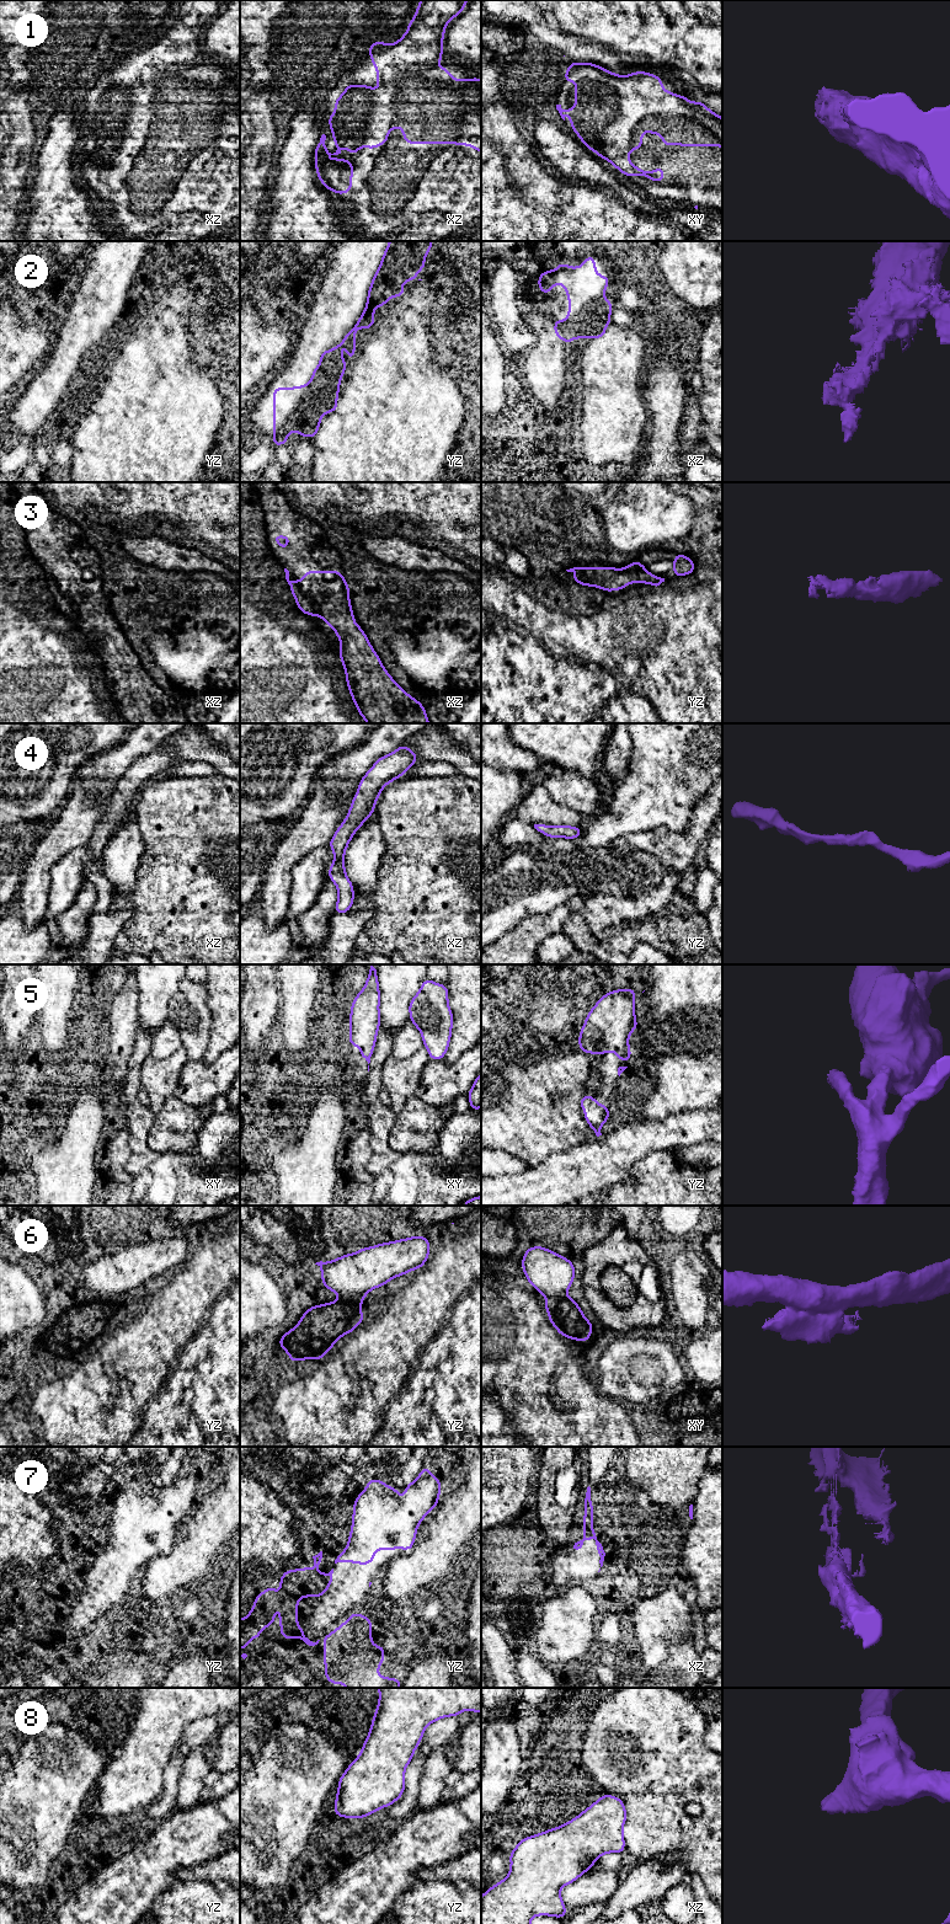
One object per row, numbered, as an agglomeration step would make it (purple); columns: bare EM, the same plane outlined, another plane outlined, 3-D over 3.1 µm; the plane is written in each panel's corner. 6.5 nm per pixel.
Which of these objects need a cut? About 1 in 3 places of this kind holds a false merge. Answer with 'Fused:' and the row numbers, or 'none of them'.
Fused: 2, 6, 7

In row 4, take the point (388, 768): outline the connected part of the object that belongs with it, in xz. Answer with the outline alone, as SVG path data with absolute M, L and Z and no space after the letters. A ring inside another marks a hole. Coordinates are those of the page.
M401 744L395 752L380 757L361 779L349 812L329 843L335 854L335 861L329 867L329 878L338 891L335 914L349 912L354 900L353 884L345 870L345 851L353 834L373 814L384 786L402 776L416 761L416 753Z

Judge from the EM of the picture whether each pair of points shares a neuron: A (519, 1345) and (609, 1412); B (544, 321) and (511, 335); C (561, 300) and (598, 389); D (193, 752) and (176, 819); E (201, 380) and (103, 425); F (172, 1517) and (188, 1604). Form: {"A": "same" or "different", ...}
{"A": "same", "B": "same", "C": "different", "D": "different", "E": "same", "F": "different"}

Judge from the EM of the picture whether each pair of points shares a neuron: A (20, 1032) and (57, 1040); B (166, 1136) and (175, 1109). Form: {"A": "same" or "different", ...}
{"A": "different", "B": "same"}

